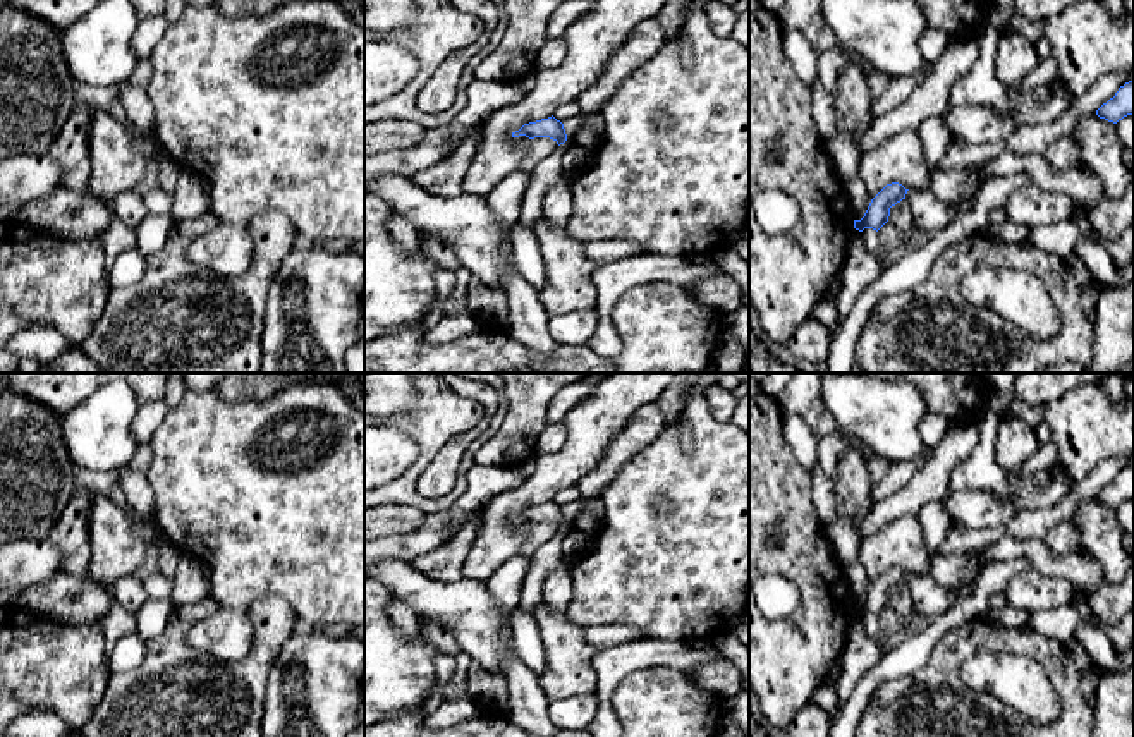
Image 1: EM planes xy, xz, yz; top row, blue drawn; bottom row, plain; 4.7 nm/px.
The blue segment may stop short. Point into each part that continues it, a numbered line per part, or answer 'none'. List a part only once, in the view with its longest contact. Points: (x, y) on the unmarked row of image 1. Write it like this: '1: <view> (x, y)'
1: yz (928, 596)

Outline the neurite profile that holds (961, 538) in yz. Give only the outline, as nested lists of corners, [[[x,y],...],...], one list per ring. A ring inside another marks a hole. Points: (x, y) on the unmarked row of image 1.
[[[954,524],[940,546],[942,555],[959,555],[991,546],[1005,534],[1005,527],[974,529],[964,524]]]

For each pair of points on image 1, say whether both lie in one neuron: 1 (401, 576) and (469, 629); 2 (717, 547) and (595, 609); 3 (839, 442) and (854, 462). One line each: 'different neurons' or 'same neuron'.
1: same neuron
2: same neuron
3: different neurons

